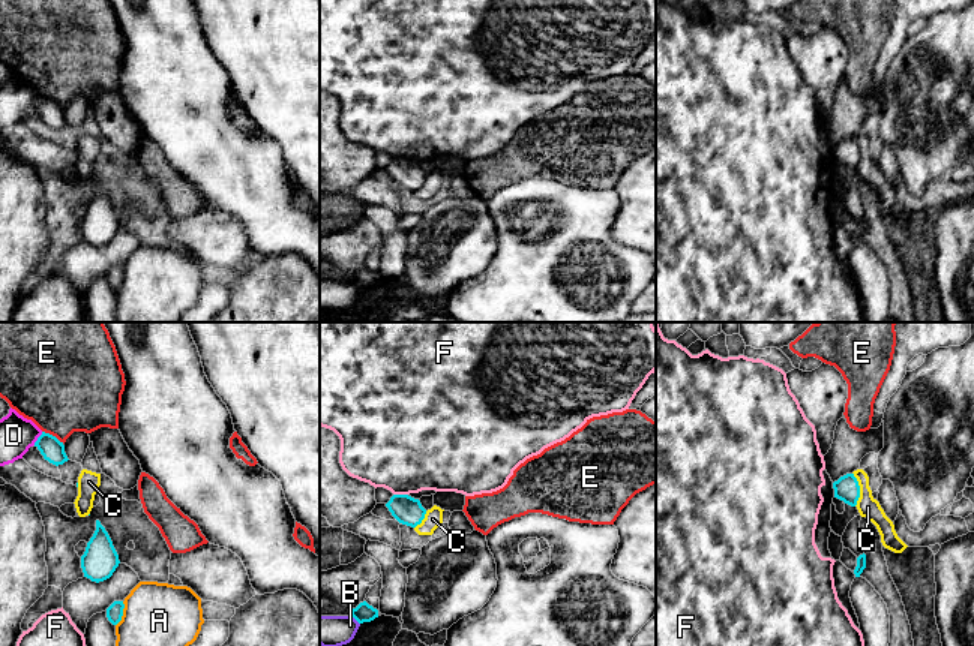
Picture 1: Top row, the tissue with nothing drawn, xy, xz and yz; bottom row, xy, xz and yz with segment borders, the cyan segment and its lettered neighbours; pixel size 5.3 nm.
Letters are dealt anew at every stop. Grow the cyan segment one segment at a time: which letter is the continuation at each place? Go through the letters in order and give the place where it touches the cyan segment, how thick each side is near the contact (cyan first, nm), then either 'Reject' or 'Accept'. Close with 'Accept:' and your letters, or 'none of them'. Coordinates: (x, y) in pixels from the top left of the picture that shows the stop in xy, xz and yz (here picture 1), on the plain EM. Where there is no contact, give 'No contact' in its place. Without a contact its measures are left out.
A: Touches cyan at xy (122, 278). Thickness 90 nm (cyan) against 400 nm. Reject
B: Touches cyan at xz (354, 282). Thickness 100 nm (cyan) against 180 nm. Reject
C: Touches cyan at yz (859, 153). Thickness 140 nm (cyan) against 120 nm. Reject
D: Touches cyan at xy (38, 102). Thickness 120 nm (cyan) against 190 nm. Reject
E: Touches cyan at xy (51, 99). Thickness 120 nm (cyan) against 460 nm. Reject
F: Touches cyan at xz (401, 159). Thickness 150 nm (cyan) against 480 nm. Reject
Accept: none of them

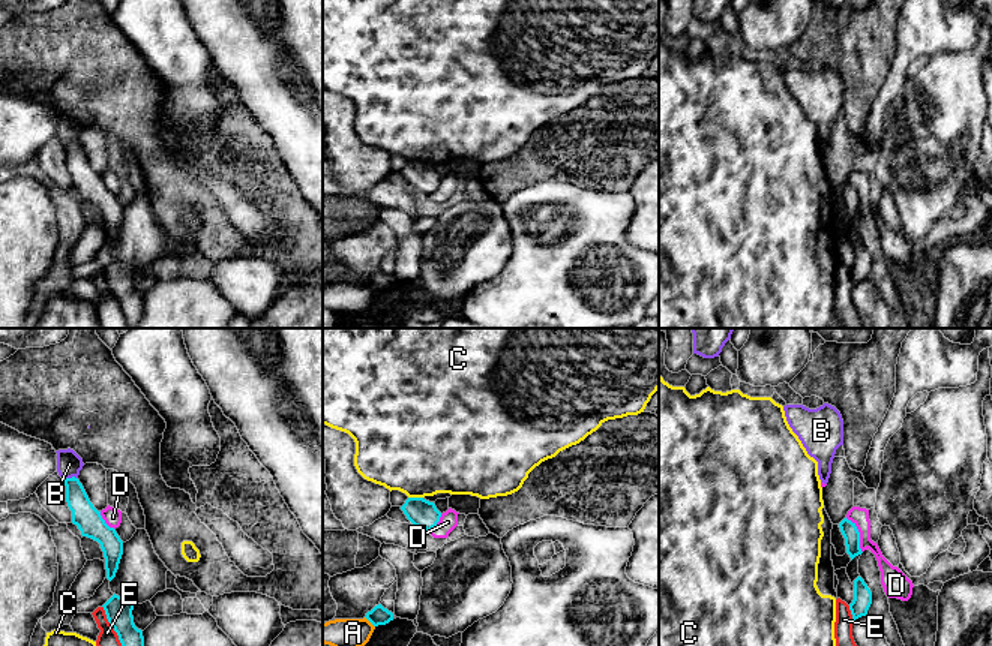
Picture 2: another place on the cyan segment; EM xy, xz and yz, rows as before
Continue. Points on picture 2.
A: Touches cyan at xz (369, 285). Thickness 100 nm (cyan) against 180 nm. Reject
B: Touches cyan at xy (69, 143). Thickness 140 nm (cyan) against 140 nm. Reject
C: Touches cyan at xz (416, 162). Thickness 150 nm (cyan) against 480 nm. Reject
D: Touches cyan at yz (859, 198). Thickness 90 nm (cyan) against 100 nm. Reject
E: Touches cyan at xy (117, 299). Thickness 140 nm (cyan) against 140 nm. Reject
Accept: none of them

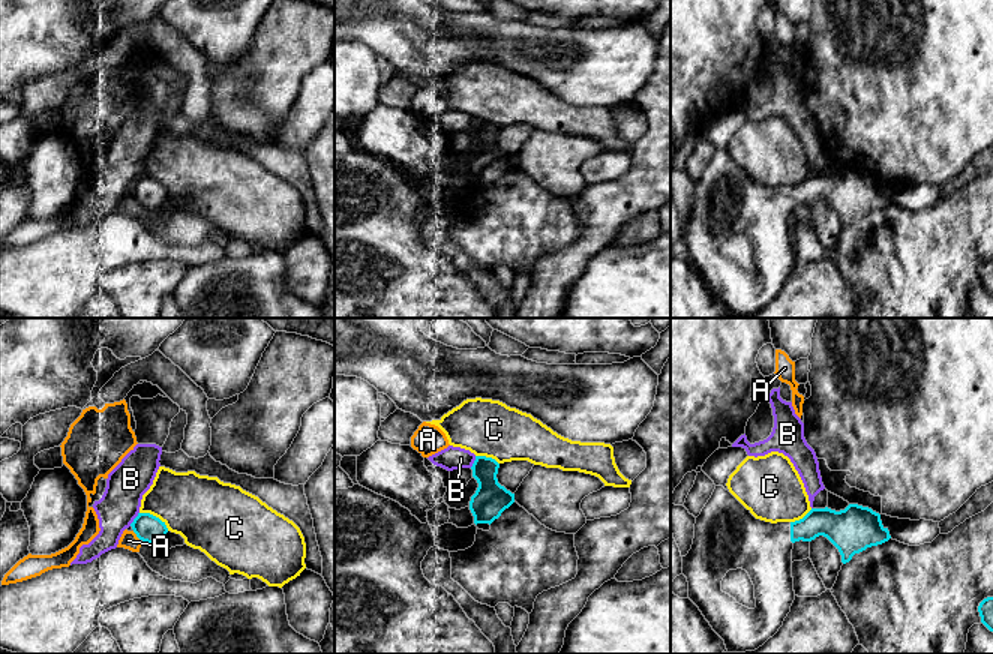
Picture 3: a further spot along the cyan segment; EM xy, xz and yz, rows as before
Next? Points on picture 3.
A: Touches cyan at xy (137, 200). Thickness 150 nm (cyan) against 90 nm. Reject
B: Touches cyan at xy (134, 183). Thickness 150 nm (cyan) against 220 nm. Reject
C: Touches cyan at xy (155, 180). Thickness 150 nm (cyan) against 360 nm. Reject
Accept: none of them

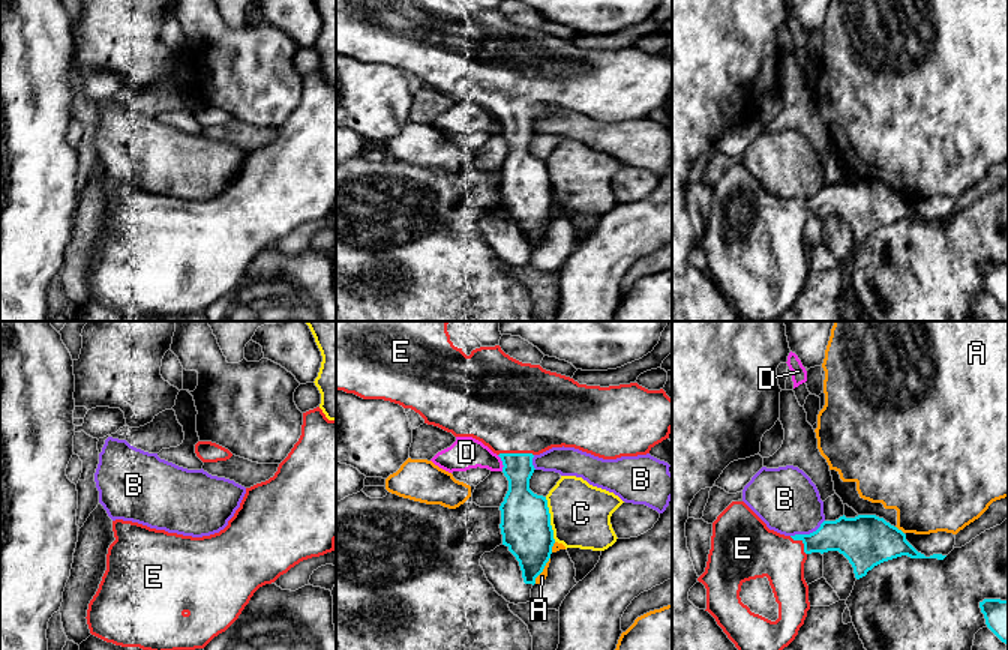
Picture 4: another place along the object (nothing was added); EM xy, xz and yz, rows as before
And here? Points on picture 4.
A: Touches cyan at xz (542, 234). Thickness 260 nm (cyan) against 50 nm. Reject
B: Touches cyan at yz (807, 198). Thickness 220 nm (cyan) against 340 nm. Reject
C: Touches cyan at xz (549, 183). Thickness 280 nm (cyan) against 320 nm. Reject
D: Touches cyan at xz (503, 126). Thickness 190 nm (cyan) against 170 nm. Reject
E: Touches cyan at xz (515, 117). Thickness 160 nm (cyan) against 500 nm. Accept
Accept: E

